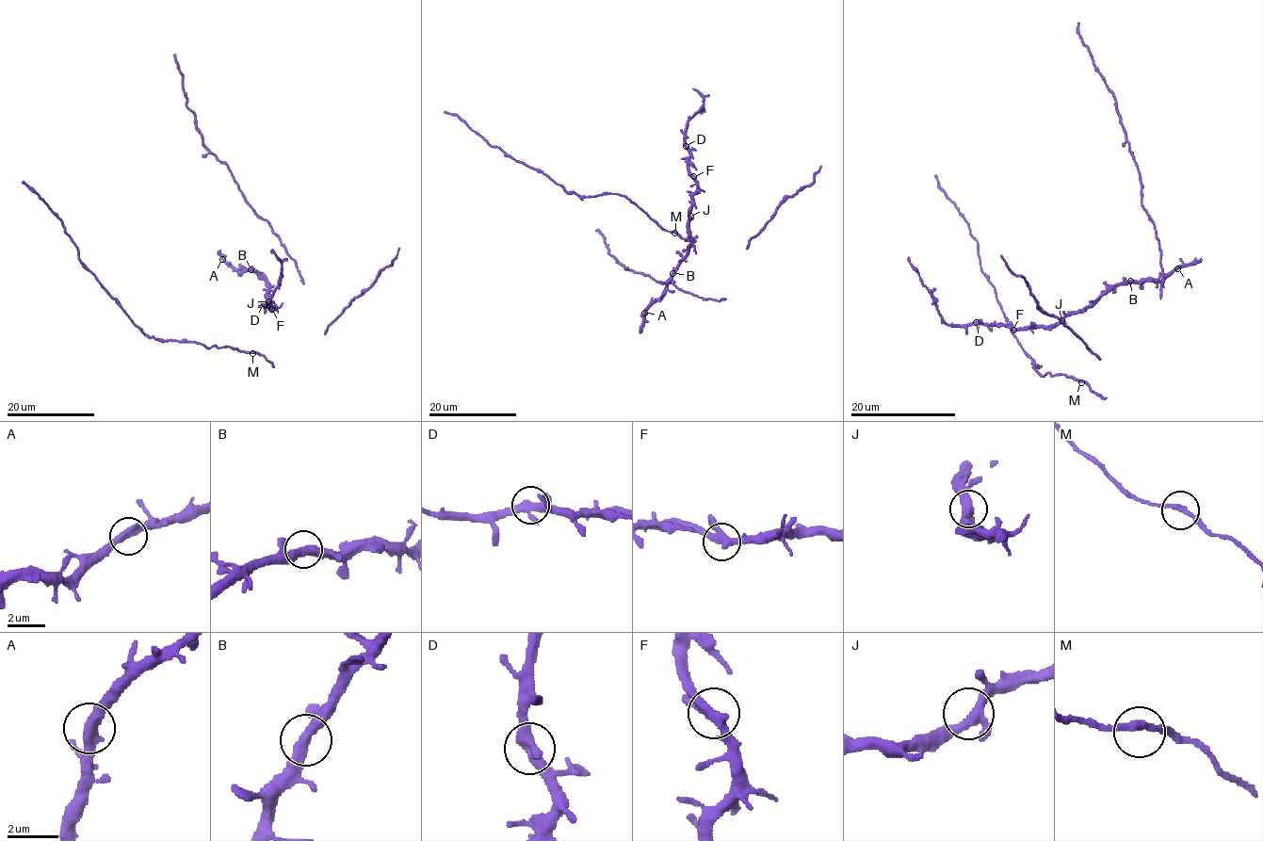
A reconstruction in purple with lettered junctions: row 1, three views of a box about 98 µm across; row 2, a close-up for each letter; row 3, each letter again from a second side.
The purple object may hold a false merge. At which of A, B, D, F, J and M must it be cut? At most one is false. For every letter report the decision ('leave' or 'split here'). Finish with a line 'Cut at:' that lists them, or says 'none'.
A: leave
B: leave
D: leave
F: leave
J: leave
M: leave
Cut at: none

